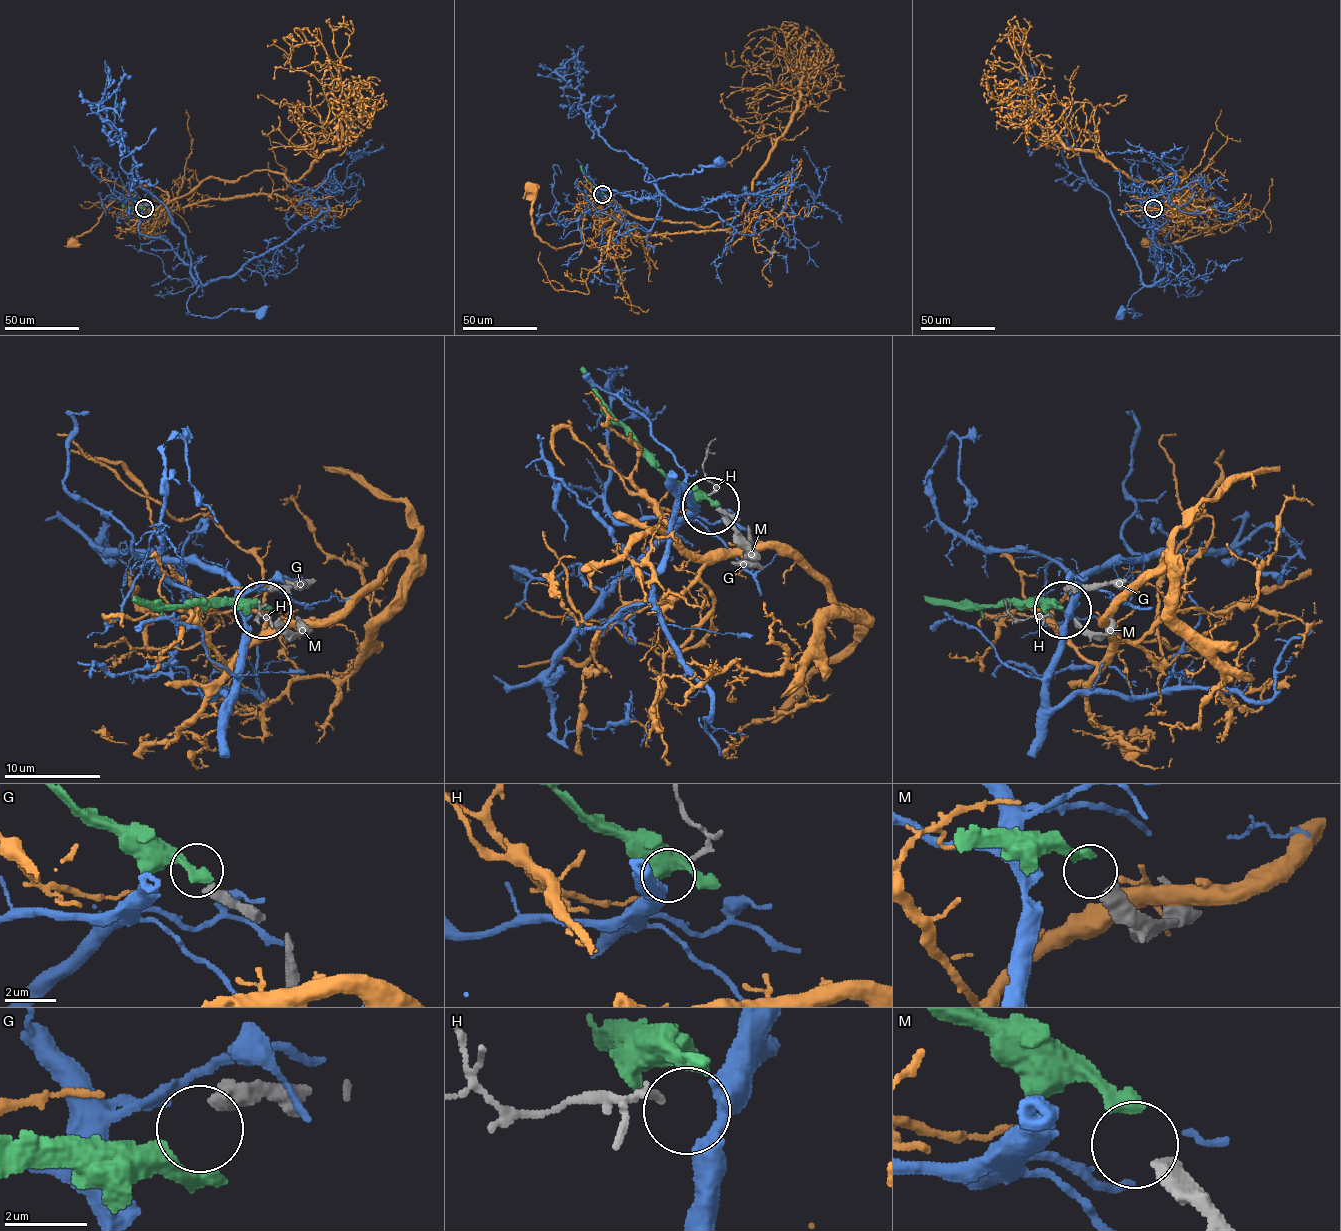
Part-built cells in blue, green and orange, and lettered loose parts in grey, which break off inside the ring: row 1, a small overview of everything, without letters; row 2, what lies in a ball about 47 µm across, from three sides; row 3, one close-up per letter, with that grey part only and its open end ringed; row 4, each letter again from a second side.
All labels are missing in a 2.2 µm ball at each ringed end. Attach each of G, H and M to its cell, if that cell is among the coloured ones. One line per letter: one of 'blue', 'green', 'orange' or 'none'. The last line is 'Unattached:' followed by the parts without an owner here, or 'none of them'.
G: none
H: blue
M: green
Unattached: G

